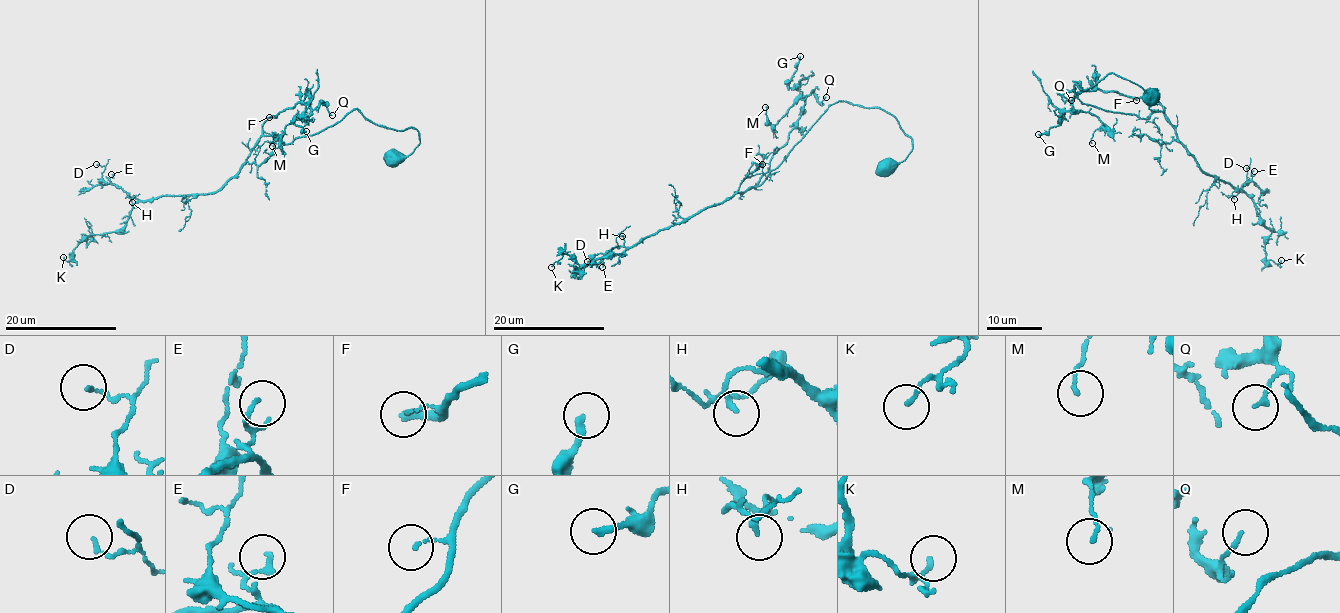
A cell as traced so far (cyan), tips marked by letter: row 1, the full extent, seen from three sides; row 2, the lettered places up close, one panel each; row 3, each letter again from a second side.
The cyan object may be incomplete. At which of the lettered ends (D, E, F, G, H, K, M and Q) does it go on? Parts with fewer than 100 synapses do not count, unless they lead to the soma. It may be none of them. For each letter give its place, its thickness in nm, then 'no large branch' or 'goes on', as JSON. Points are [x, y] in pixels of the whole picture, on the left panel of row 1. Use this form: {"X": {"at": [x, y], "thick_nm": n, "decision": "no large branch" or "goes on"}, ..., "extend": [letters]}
{"D": {"at": [96, 164], "thick_nm": 120, "decision": "no large branch"}, "E": {"at": [111, 174], "thick_nm": 150, "decision": "no large branch"}, "F": {"at": [269, 117], "thick_nm": 80, "decision": "no large branch"}, "G": {"at": [306, 131], "thick_nm": 220, "decision": "no large branch"}, "H": {"at": [132, 202], "thick_nm": 140, "decision": "no large branch"}, "K": {"at": [63, 257], "thick_nm": 130, "decision": "no large branch"}, "M": {"at": [272, 146], "thick_nm": 110, "decision": "no large branch"}, "Q": {"at": [332, 115], "thick_nm": 140, "decision": "no large branch"}, "extend": []}

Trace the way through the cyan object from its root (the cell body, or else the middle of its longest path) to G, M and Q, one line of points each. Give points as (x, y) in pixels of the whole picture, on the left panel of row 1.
G: (393, 158), (419, 134), (355, 110), (285, 144), (263, 125), (304, 102), (310, 115), (294, 124), (306, 131)
M: (393, 158), (419, 134), (355, 110), (285, 144), (263, 133), (267, 119), (304, 102), (310, 113), (272, 146)
Q: (393, 158), (419, 134), (355, 110), (285, 144), (263, 133), (299, 103), (332, 115)

